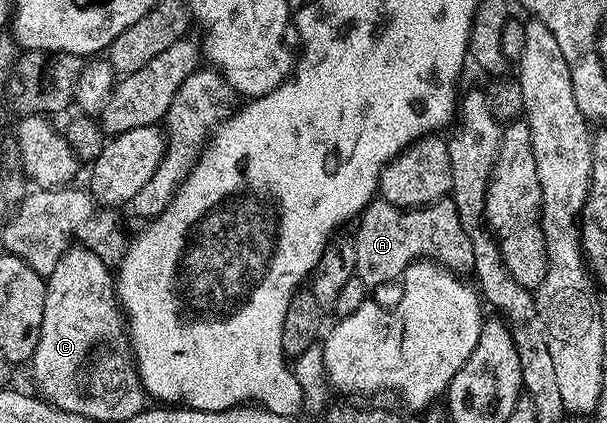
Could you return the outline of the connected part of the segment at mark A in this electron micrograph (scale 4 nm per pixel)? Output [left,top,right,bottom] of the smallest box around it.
[353,200,475,288]

